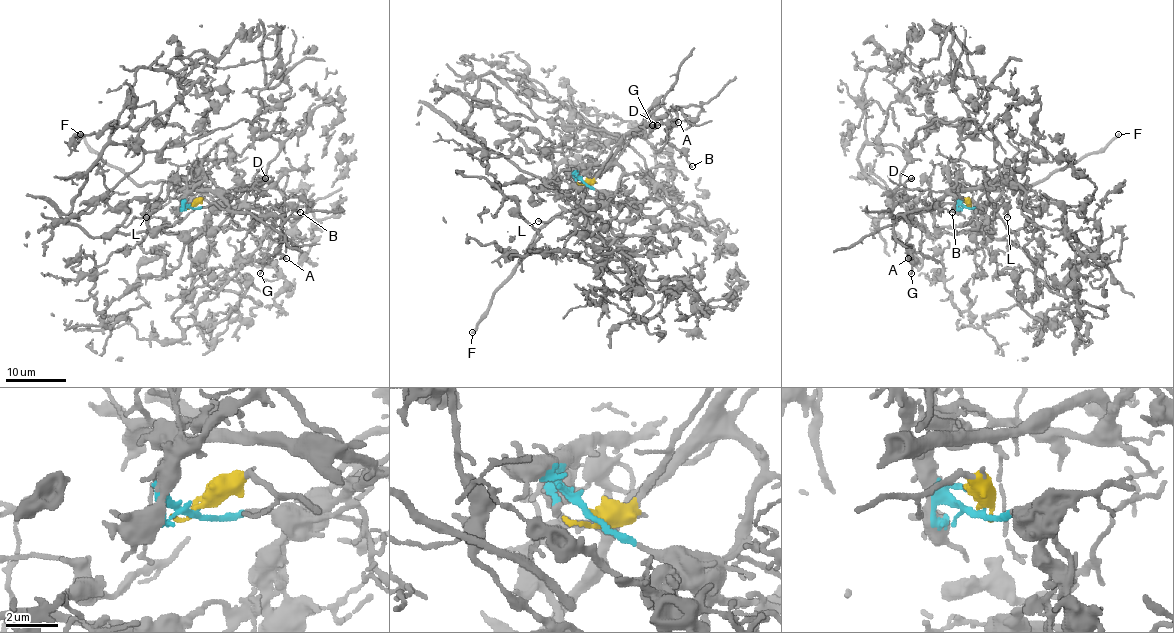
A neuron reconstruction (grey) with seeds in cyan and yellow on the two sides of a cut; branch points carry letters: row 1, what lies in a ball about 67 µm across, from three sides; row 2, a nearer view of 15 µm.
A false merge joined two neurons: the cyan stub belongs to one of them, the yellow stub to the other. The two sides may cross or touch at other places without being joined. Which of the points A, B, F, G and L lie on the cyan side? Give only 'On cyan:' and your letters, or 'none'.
On cyan: none

